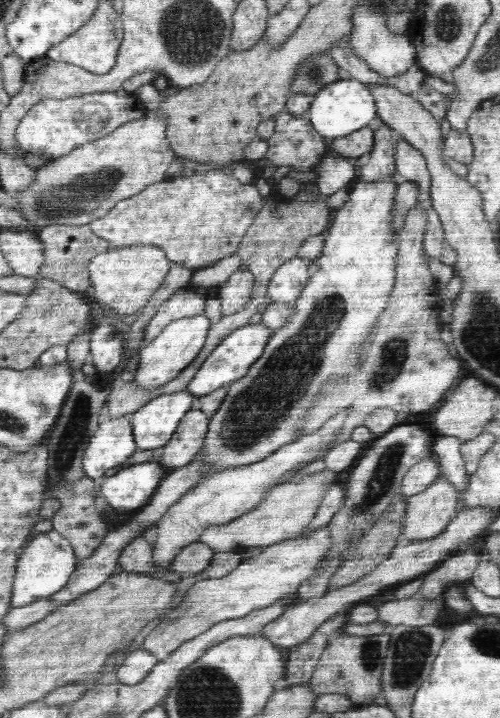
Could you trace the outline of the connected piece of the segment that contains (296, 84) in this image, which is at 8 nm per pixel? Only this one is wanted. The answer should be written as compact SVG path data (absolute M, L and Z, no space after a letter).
M330 52L308 58L297 71L294 82L290 86L290 94L302 93L314 96L327 84L339 79L338 65L332 60Z

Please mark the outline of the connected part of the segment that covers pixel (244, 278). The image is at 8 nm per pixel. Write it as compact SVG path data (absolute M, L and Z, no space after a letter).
M238 270L219 286L216 296L221 300L222 316L229 317L250 302L254 283L255 278L248 270Z

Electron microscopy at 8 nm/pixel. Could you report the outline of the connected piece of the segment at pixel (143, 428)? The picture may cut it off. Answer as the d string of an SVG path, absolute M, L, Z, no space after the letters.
M187 390L172 394L162 393L133 412L131 425L137 448L152 450L166 445L184 414L195 407L196 398Z

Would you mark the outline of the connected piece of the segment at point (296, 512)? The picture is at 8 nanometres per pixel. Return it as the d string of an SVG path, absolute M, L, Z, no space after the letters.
M324 470L324 472L304 476L298 482L290 480L286 484L279 484L266 492L265 500L254 510L250 510L230 522L209 526L200 536L199 542L207 544L216 553L235 551L239 546L265 548L294 539L294 536L301 535L314 519L324 499L326 488L337 482L337 476L336 472Z

